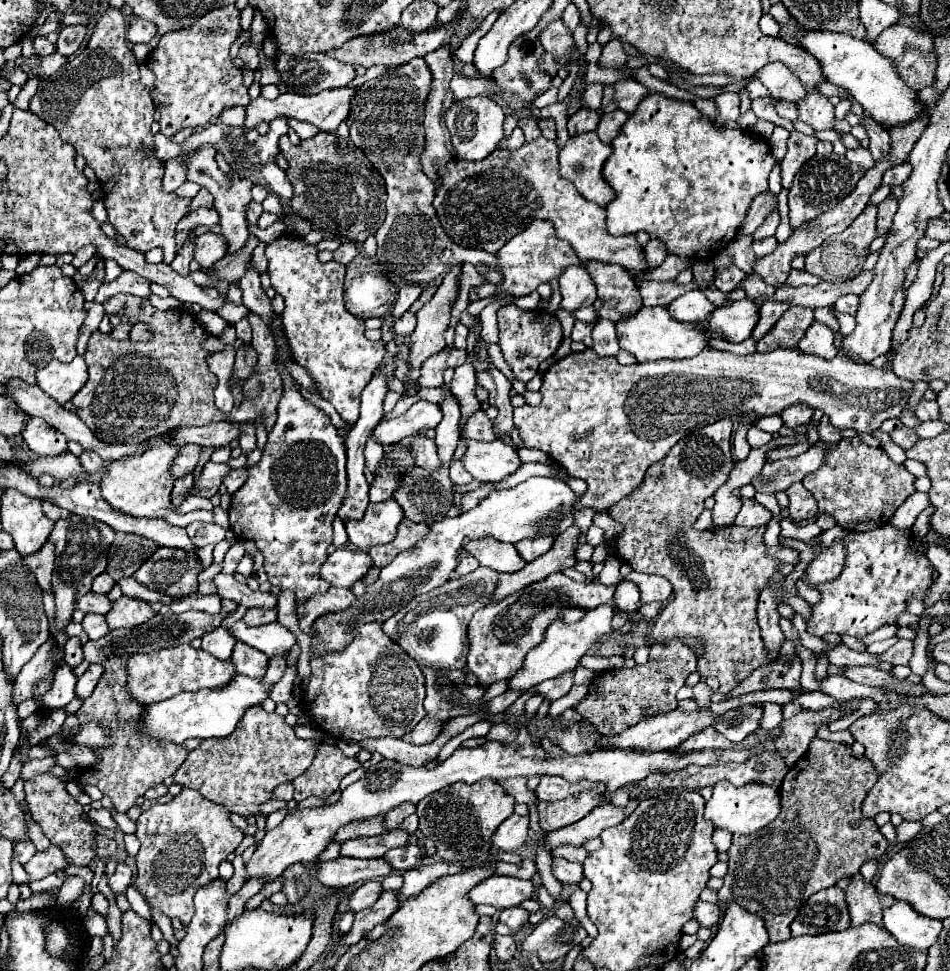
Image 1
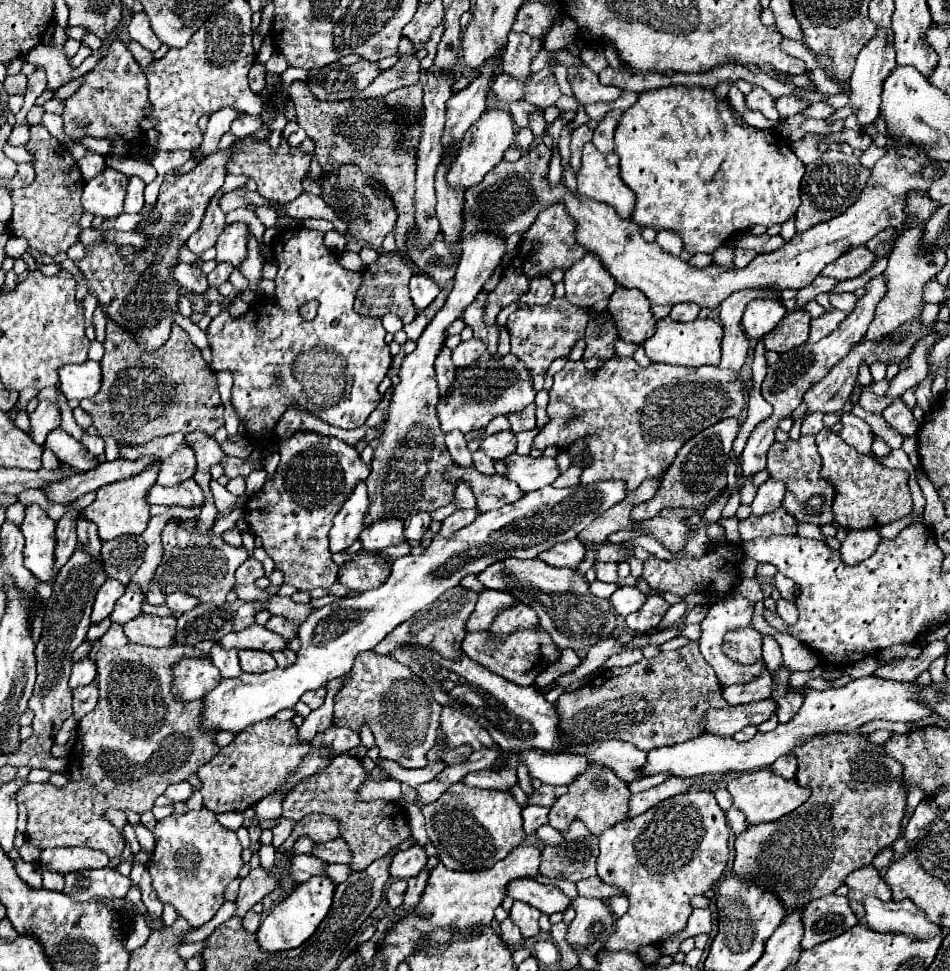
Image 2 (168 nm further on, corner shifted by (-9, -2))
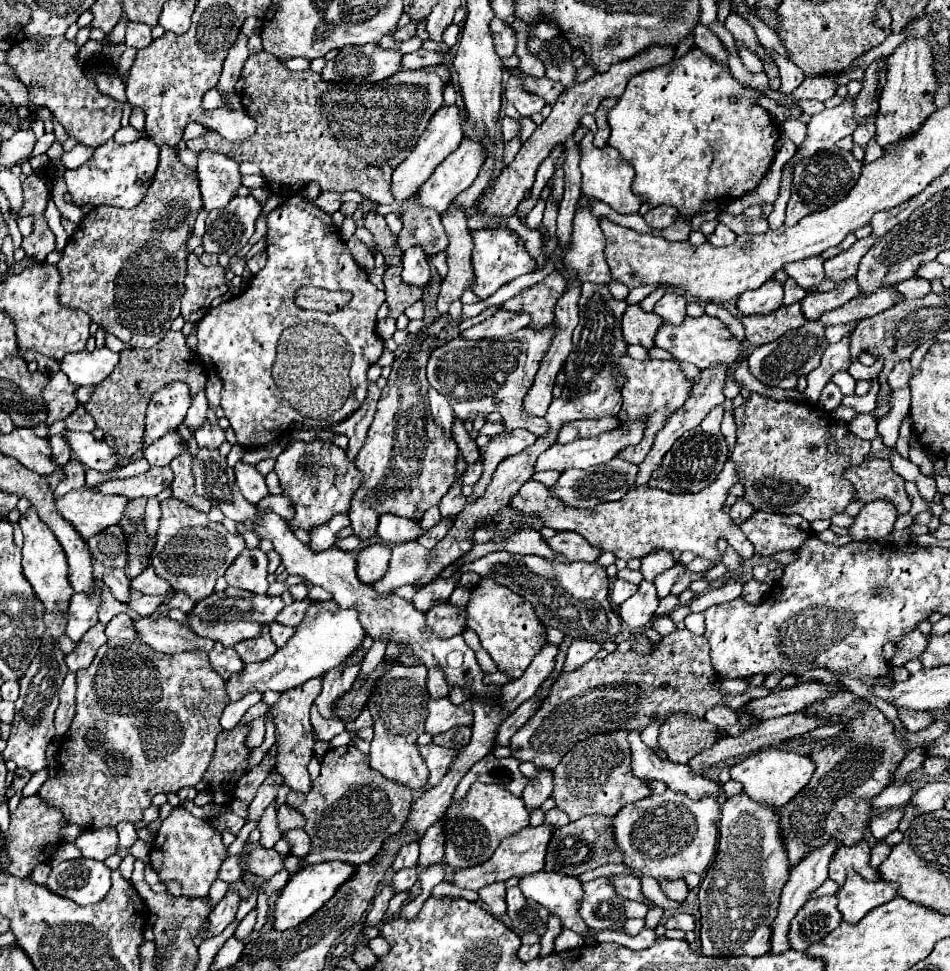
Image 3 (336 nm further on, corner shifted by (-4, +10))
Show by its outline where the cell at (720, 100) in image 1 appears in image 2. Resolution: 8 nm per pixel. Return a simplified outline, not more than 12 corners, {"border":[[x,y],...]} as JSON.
{"border":[[754,85],[746,95],[752,111],[762,111],[772,123],[780,121],[776,99],[762,87]]}

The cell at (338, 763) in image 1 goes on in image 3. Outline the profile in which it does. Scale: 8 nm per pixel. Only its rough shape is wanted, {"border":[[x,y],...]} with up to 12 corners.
{"border":[[355,745],[327,751],[309,793],[303,865],[371,861],[411,789]]}

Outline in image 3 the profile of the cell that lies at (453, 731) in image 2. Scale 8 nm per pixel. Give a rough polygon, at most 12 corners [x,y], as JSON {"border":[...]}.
{"border":[[429,669],[427,689],[431,699],[449,695],[441,669]]}

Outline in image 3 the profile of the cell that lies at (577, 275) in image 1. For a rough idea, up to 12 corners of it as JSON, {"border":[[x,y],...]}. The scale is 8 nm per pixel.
{"border":[[579,209],[563,267],[575,283],[609,283],[617,299],[629,289],[611,279],[597,217]]}

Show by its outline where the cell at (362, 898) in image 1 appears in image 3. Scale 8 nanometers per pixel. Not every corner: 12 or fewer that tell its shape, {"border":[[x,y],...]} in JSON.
{"border":[[415,867],[401,869],[393,875],[391,887],[409,891],[419,871]]}

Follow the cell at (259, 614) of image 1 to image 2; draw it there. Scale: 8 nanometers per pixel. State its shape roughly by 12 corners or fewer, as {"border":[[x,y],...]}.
{"border":[[270,617],[270,631],[288,643],[296,637],[296,623],[284,617]]}

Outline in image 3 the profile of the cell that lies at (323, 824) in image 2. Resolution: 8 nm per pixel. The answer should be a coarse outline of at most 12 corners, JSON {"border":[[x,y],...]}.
{"border":[[289,805],[279,807],[277,821],[283,833],[305,827],[307,819]]}

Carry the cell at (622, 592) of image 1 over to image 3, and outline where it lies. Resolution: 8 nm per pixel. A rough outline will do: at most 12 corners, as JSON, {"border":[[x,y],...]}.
{"border":[[613,579],[611,603],[617,607],[627,601],[637,585]]}

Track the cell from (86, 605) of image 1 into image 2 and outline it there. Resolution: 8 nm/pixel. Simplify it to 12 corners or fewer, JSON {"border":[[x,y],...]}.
{"border":[[126,585],[112,611],[114,623],[128,623],[142,615],[144,591]]}

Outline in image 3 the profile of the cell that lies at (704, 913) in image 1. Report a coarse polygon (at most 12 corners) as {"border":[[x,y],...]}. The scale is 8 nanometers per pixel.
{"border":[[677,913],[665,923],[667,929],[695,929],[691,913]]}

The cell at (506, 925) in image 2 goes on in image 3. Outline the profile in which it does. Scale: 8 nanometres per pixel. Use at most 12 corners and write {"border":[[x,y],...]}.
{"border":[[493,883],[479,891],[489,913],[507,913],[505,883]]}

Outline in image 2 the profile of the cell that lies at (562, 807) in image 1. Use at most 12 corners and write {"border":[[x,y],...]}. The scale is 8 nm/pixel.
{"border":[[596,761],[550,809],[564,831],[590,833],[626,819],[630,789]]}

